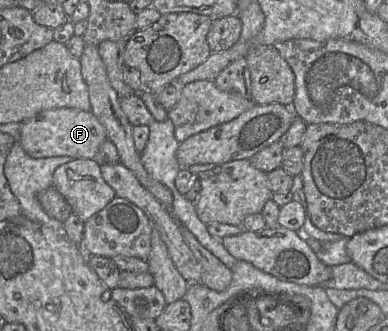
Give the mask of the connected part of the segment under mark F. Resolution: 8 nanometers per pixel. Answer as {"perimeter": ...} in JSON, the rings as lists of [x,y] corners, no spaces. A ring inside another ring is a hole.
{"perimeter":[[[55,108],[40,112],[21,122],[20,141],[24,151],[33,158],[69,156],[93,159],[107,139],[106,131],[91,111]]]}

